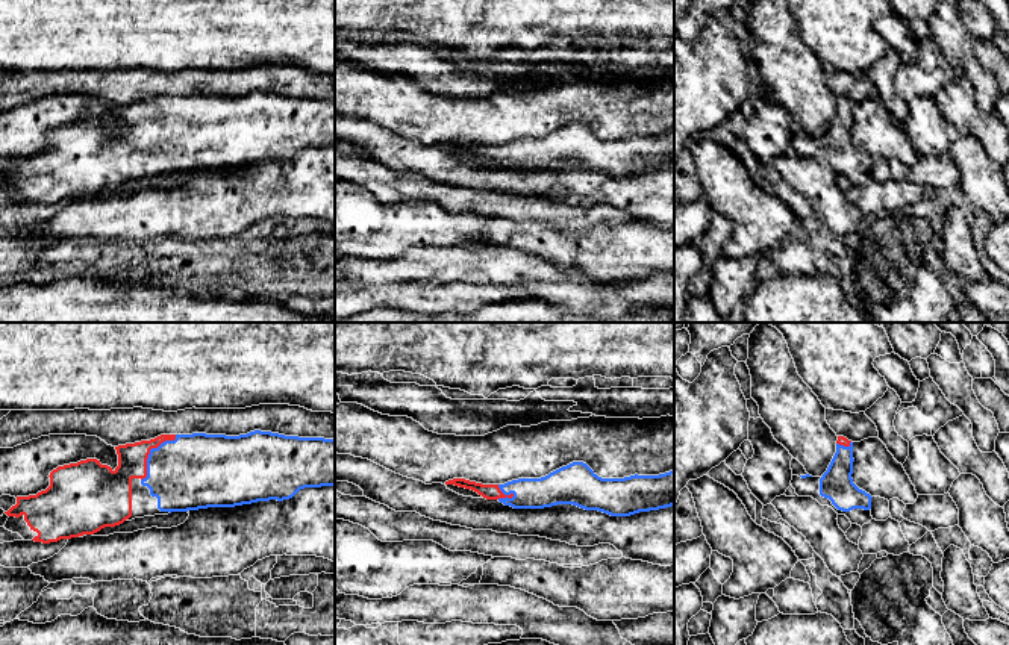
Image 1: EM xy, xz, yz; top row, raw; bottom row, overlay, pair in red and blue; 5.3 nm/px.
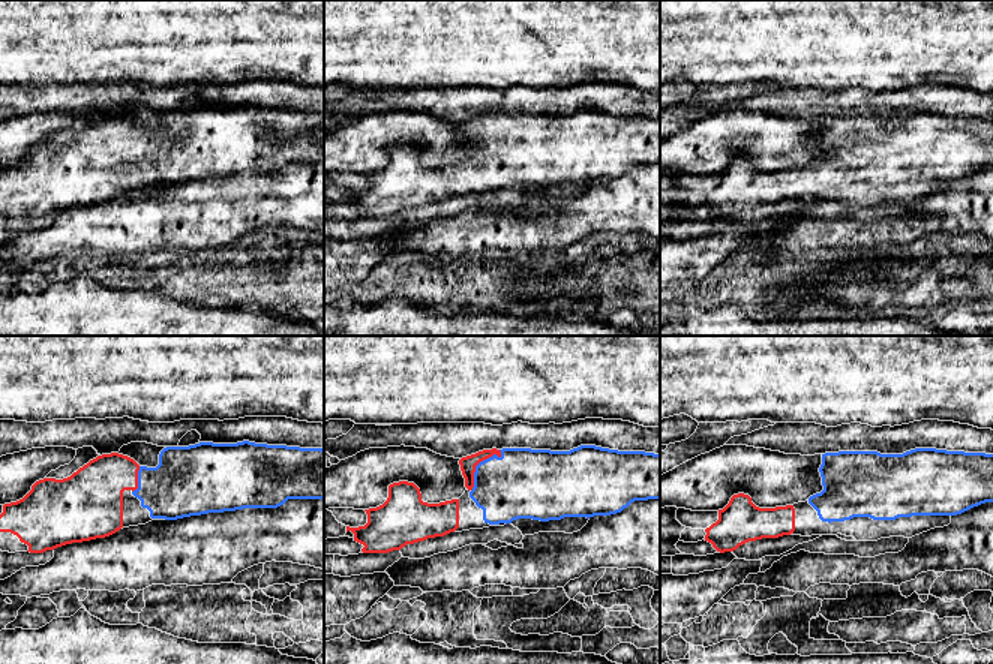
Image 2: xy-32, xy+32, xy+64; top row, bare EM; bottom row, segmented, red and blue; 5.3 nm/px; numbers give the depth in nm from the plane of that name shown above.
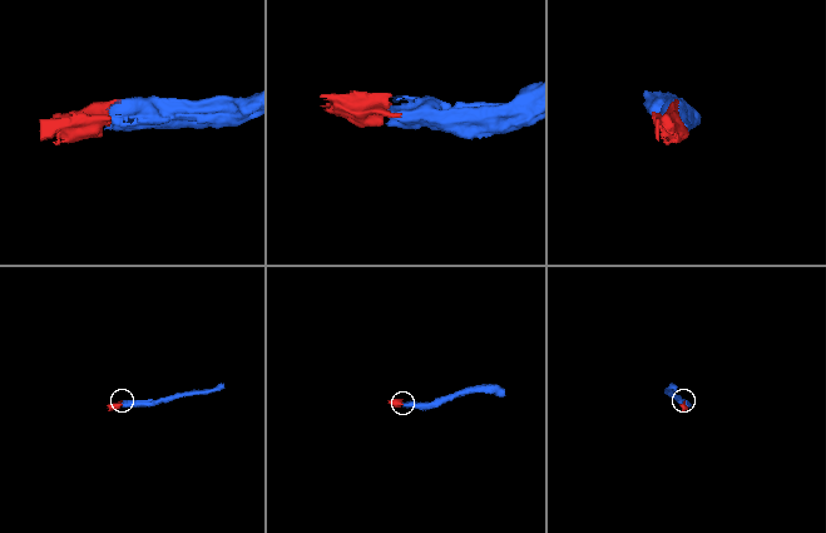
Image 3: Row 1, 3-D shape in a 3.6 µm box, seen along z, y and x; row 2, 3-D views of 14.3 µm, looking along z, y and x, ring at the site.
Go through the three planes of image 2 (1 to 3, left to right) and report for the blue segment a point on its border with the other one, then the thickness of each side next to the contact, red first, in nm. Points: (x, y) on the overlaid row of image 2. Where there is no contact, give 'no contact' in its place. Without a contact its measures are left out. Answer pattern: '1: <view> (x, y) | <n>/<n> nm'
1: xy-32 (137, 480) | 320/340 nm
2: xy+32 (477, 463) | 90/360 nm
3: no contact

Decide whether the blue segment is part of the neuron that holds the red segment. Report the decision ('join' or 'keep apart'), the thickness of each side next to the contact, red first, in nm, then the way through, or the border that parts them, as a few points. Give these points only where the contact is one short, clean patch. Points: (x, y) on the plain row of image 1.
join; 160 nm thick on the red side, 400 nm on the other

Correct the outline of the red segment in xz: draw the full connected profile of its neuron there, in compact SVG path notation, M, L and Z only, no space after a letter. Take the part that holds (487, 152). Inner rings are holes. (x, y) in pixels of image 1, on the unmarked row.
M573 123L541 139L518 139L504 145L482 145L465 139L453 139L445 145L471 150L514 170L573 165L611 177L630 177L674 167L674 132L601 139L583 123Z

